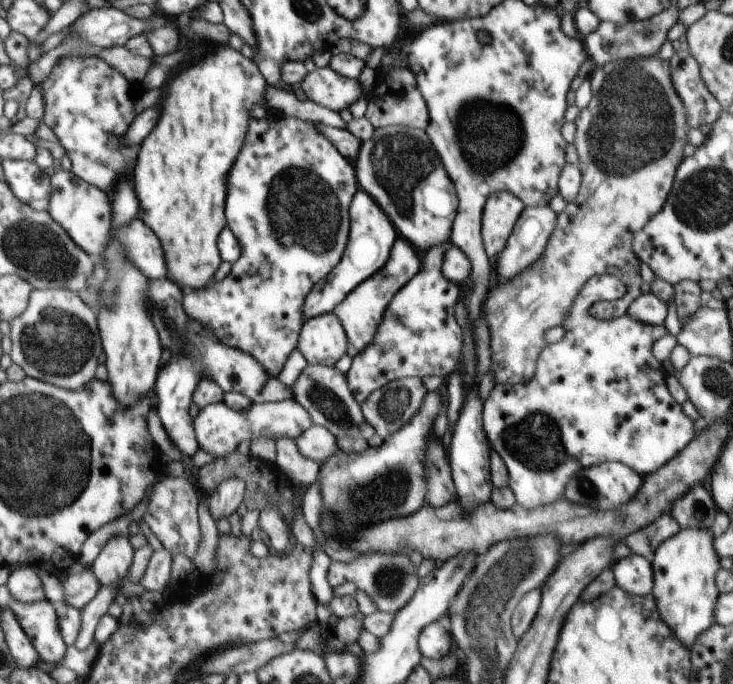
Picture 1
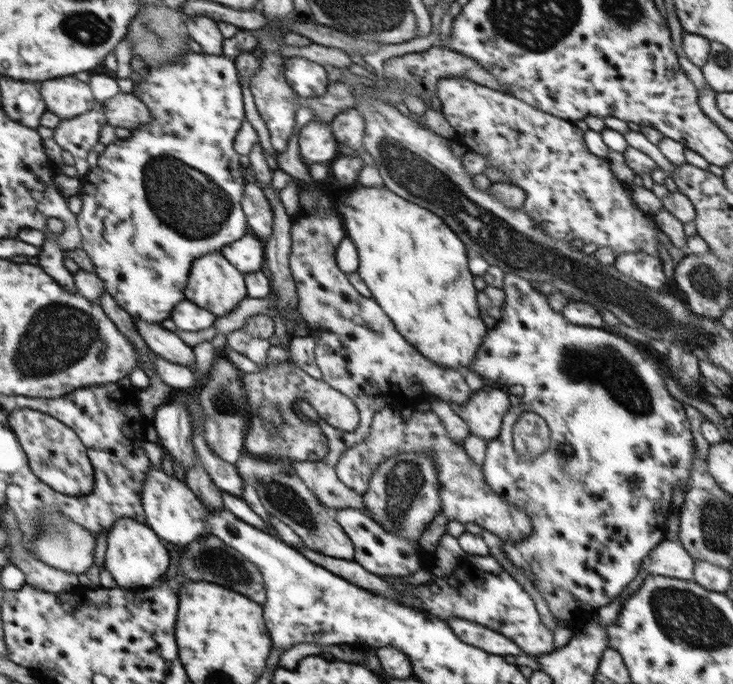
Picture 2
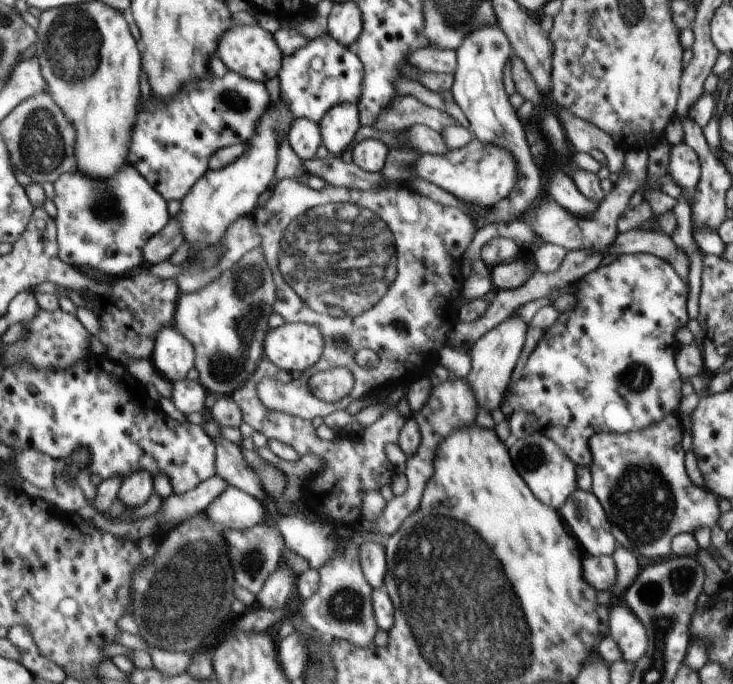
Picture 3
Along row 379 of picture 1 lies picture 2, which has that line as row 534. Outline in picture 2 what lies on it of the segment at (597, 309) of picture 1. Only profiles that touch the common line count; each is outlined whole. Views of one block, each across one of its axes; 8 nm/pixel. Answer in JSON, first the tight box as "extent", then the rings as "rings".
{"extent":[336,408,532,543],"rings":[[[382,408],[373,414],[370,436],[364,442],[358,442],[354,448],[348,448],[336,464],[336,474],[342,483],[363,495],[368,490],[370,476],[374,474],[382,457],[390,458],[400,453],[424,453],[428,449],[436,465],[436,476],[440,487],[438,492],[440,512],[447,516],[448,521],[452,519],[464,524],[474,523],[496,534],[500,539],[516,543],[530,537],[532,521],[526,515],[524,507],[502,499],[500,495],[492,492],[484,478],[482,466],[472,462],[462,442],[454,441],[448,435],[442,419],[434,411],[414,410],[406,422],[402,421],[400,416],[400,411],[390,408]]]}

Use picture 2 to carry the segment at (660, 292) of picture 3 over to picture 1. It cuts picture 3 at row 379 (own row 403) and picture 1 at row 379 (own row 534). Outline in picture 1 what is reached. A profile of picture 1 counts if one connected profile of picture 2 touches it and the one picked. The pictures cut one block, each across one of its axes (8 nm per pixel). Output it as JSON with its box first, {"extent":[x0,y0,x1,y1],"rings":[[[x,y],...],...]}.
{"extent":[483,274,695,509],"rings":[[[611,274],[596,275],[587,280],[581,291],[576,295],[567,317],[562,322],[564,336],[562,340],[547,344],[540,352],[535,368],[534,376],[525,383],[502,384],[496,383],[483,402],[483,427],[492,450],[496,451],[505,462],[509,472],[509,487],[513,490],[515,502],[525,509],[538,508],[559,501],[565,496],[565,488],[570,479],[583,468],[590,468],[606,461],[618,461],[632,467],[639,475],[656,472],[669,460],[678,455],[683,448],[695,437],[693,420],[684,414],[682,405],[674,400],[668,388],[666,379],[669,373],[663,367],[662,362],[656,360],[651,348],[653,342],[668,334],[664,325],[650,326],[637,323],[628,316],[618,317],[609,321],[597,320],[590,315],[590,307],[600,300],[613,300],[614,297],[623,296],[627,286],[617,276]]]}

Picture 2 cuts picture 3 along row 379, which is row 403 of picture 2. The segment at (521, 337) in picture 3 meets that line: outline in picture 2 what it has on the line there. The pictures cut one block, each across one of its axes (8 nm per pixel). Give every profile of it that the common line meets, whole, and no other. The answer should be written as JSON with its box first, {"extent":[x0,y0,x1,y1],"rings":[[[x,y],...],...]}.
{"extent":[456,384,510,442],"rings":[[[485,384],[480,390],[472,392],[466,404],[456,408],[456,414],[468,423],[472,434],[488,442],[500,434],[504,415],[510,406],[508,389]]]}

